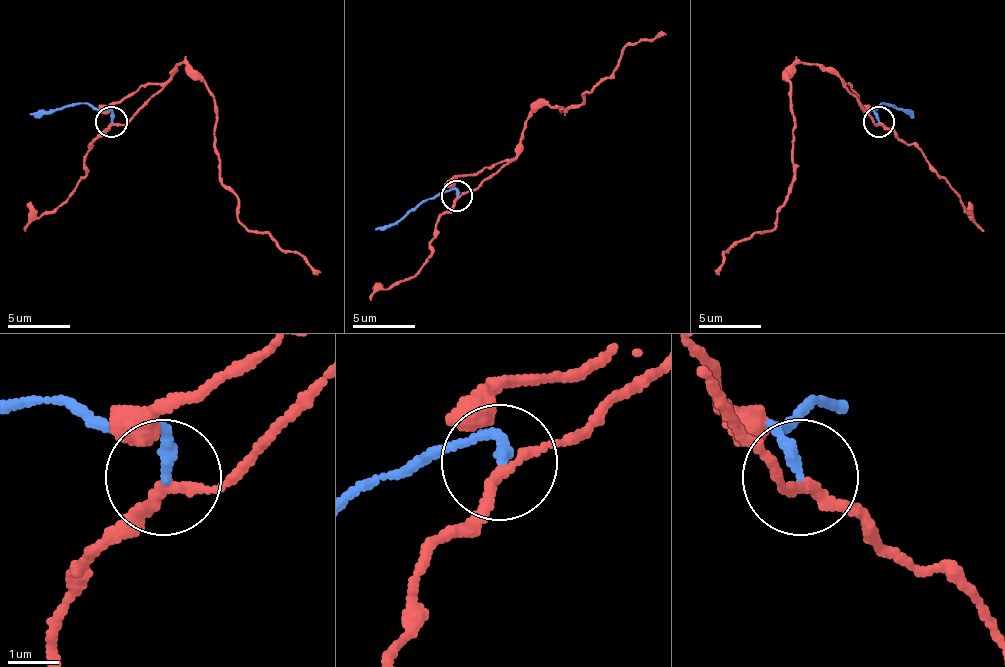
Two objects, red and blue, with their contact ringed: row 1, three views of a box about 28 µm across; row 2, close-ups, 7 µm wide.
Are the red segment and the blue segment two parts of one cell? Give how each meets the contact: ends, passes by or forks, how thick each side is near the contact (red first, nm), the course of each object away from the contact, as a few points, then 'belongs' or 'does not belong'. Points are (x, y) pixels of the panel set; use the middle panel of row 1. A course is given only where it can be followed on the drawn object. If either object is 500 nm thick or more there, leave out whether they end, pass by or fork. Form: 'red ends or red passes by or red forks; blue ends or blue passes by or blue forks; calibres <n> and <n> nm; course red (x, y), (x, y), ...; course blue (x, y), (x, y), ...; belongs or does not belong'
red passes by; blue ends; calibres 200 and 240 nm; course red (457, 196), (520, 149), (529, 115), (545, 105), (582, 102), (582, 93), (614, 71), (629, 43), (667, 33); course blue (457, 196), (454, 190), (432, 196), (376, 230); does not belong

